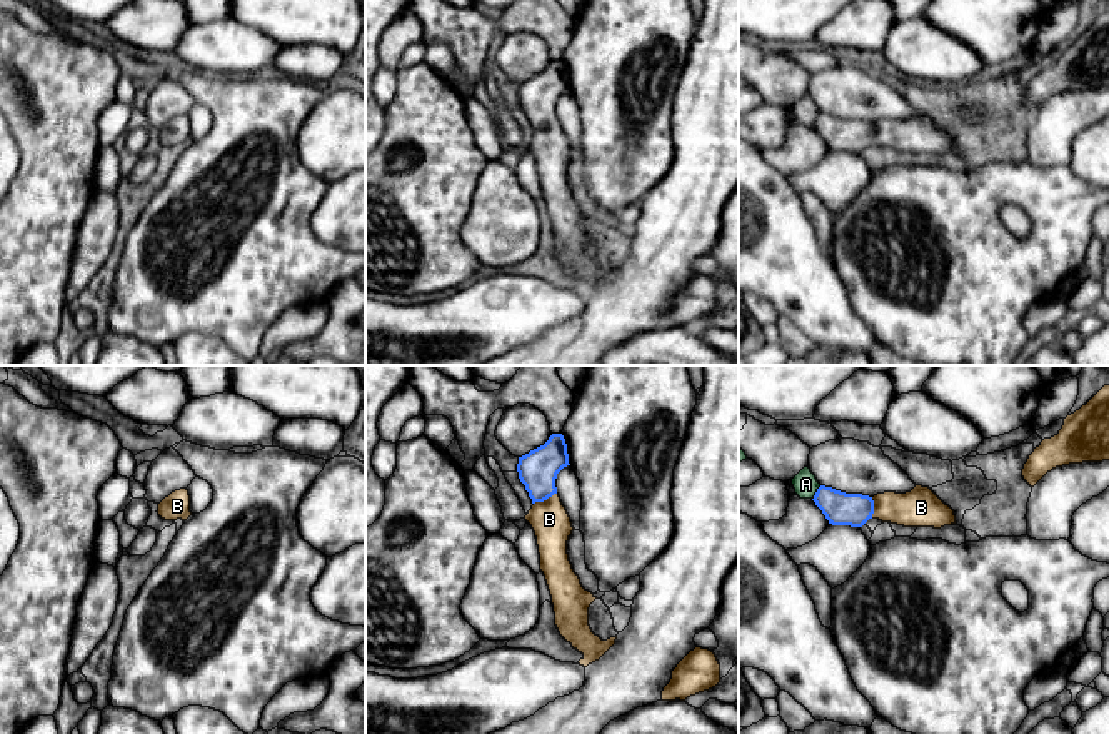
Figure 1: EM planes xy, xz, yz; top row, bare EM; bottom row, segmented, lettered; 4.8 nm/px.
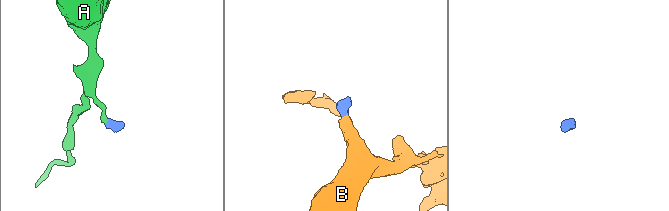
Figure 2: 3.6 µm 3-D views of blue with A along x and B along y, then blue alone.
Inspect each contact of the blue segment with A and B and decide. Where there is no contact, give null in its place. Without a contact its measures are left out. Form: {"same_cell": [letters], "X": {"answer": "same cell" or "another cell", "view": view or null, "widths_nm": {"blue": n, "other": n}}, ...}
{"same_cell": ["B"], "A": {"answer": "another cell", "view": "yz", "widths_nm": {"blue": 160, "other": 120}}, "B": {"answer": "same cell", "view": "xz", "widths_nm": {"blue": 190, "other": 190}}}

